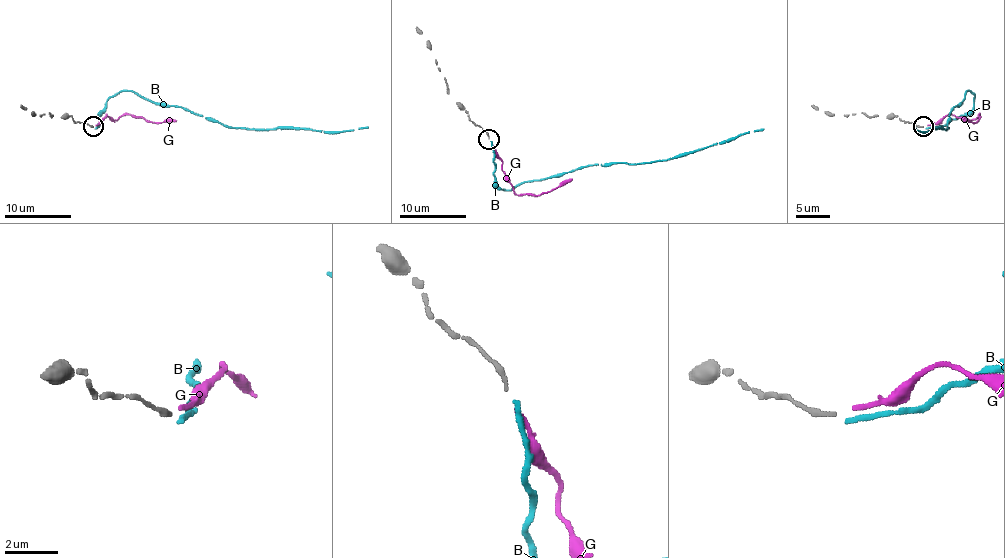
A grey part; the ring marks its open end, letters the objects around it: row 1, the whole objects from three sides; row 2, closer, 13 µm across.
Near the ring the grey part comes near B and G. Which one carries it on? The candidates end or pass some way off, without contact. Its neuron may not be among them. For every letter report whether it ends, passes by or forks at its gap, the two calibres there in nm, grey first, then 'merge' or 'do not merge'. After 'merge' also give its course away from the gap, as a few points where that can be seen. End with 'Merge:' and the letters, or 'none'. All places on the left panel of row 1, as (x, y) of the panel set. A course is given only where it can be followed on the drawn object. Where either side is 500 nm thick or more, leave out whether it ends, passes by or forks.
B: it ends there; 180 nm thick on the grey side, 200 nm on the other; do not merge
G: it ends there; 180 nm thick on the grey side, 160 nm on the other; merge; it runs (96, 125), (106, 115), (114, 120), (121, 115), (143, 117), (151, 122), (176, 120)
Merge: G

